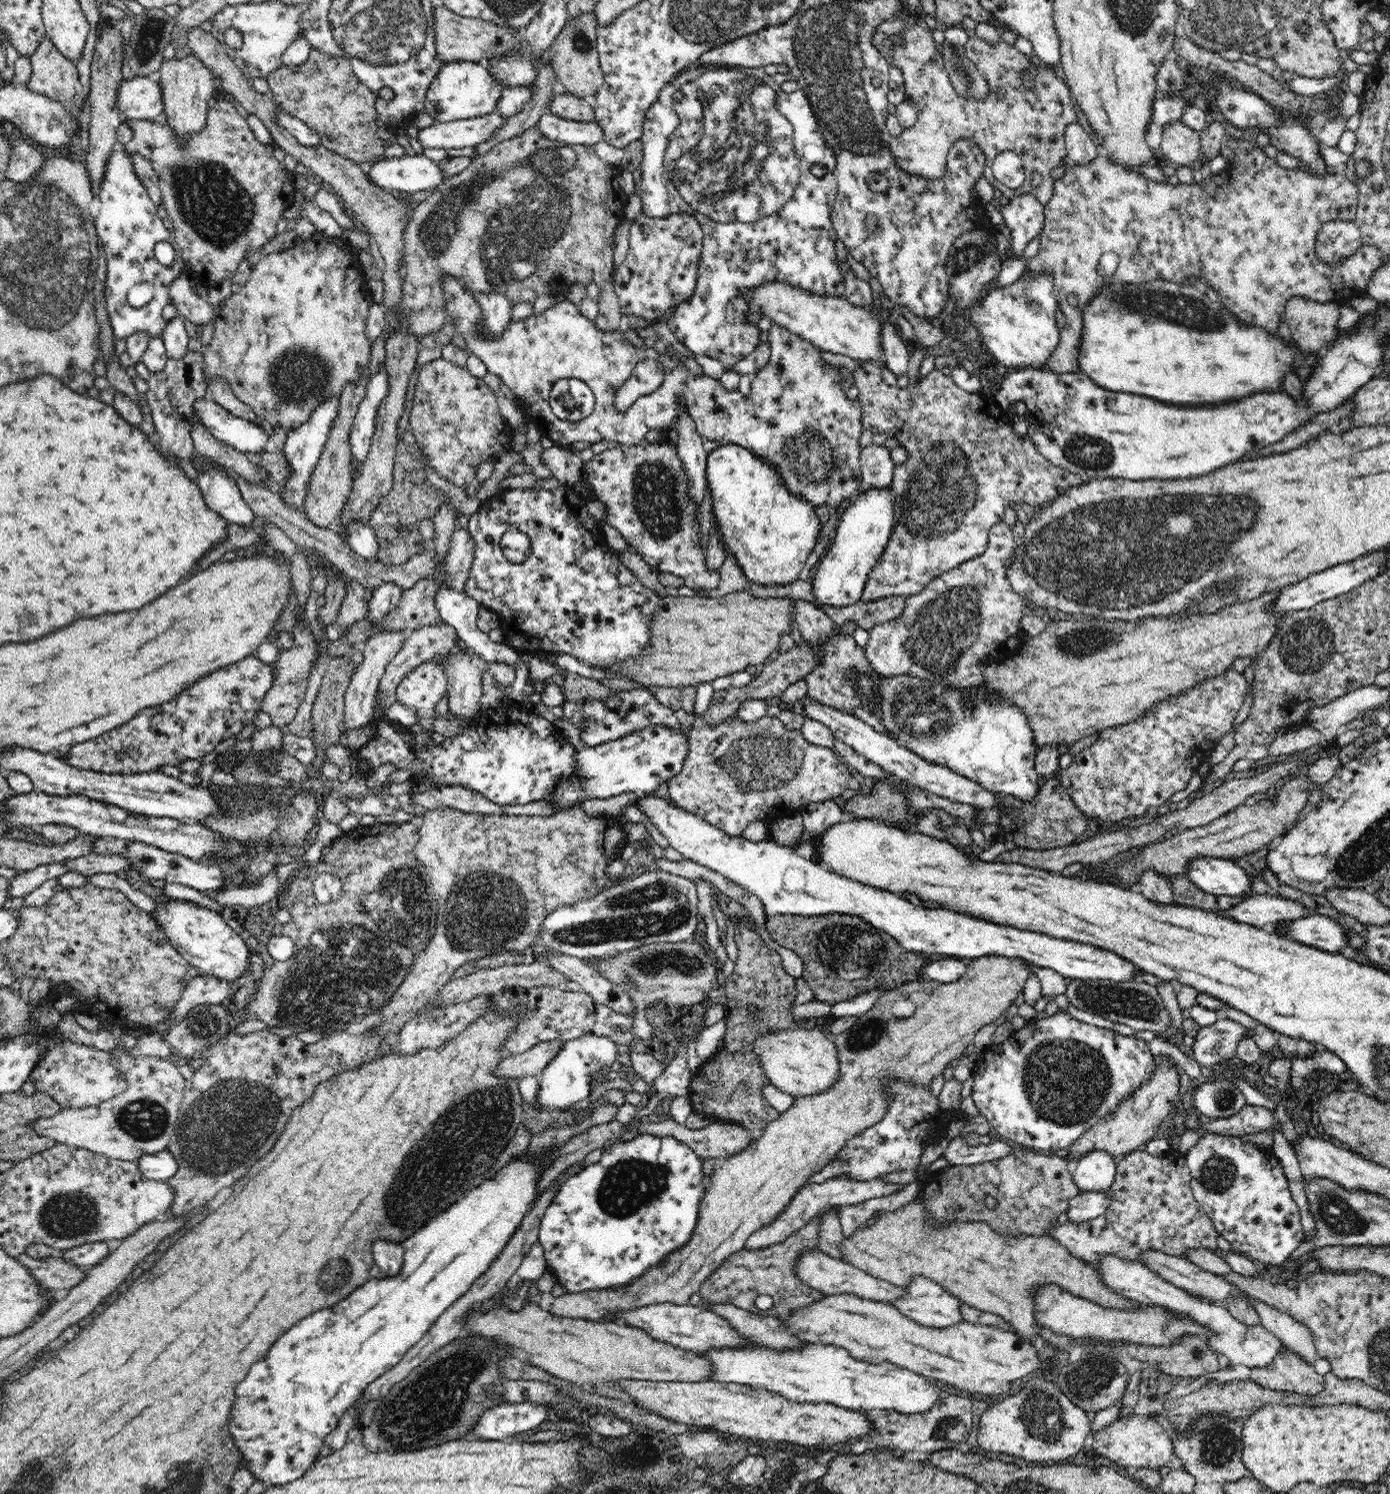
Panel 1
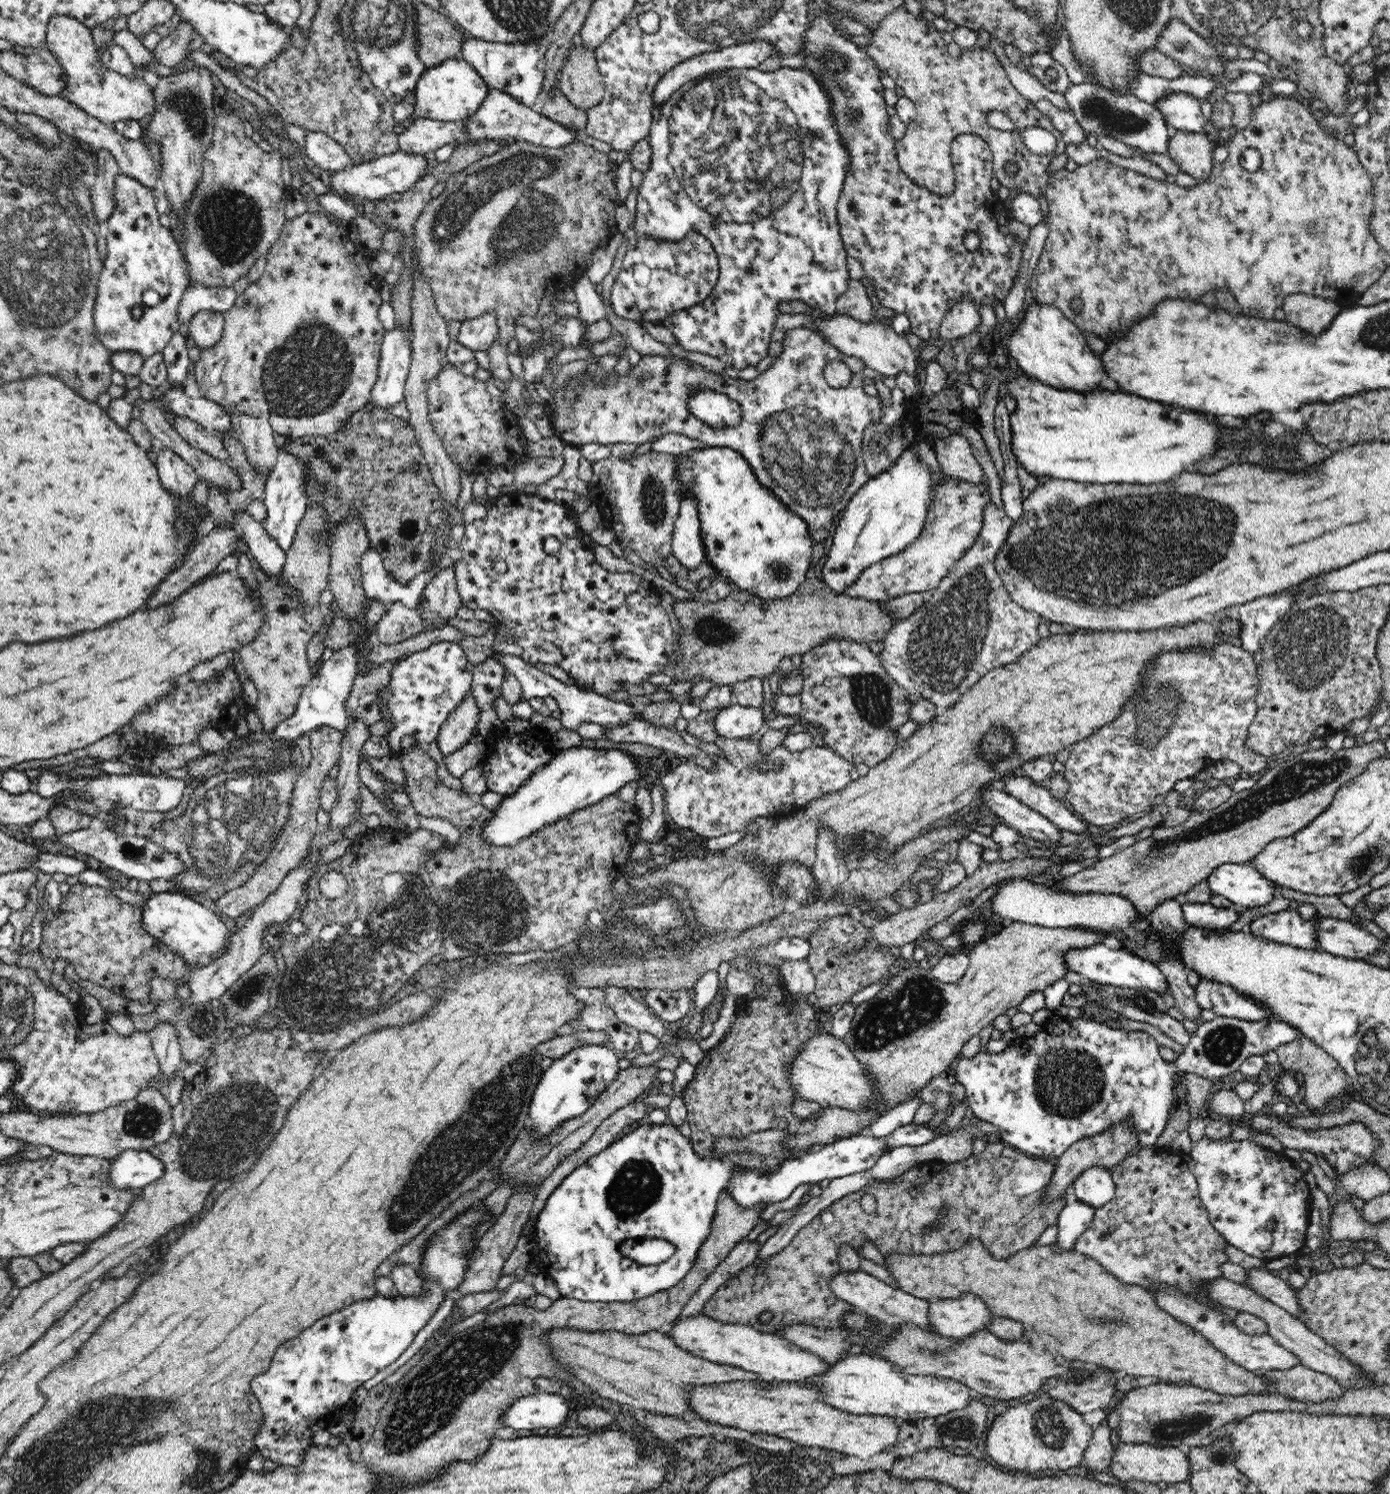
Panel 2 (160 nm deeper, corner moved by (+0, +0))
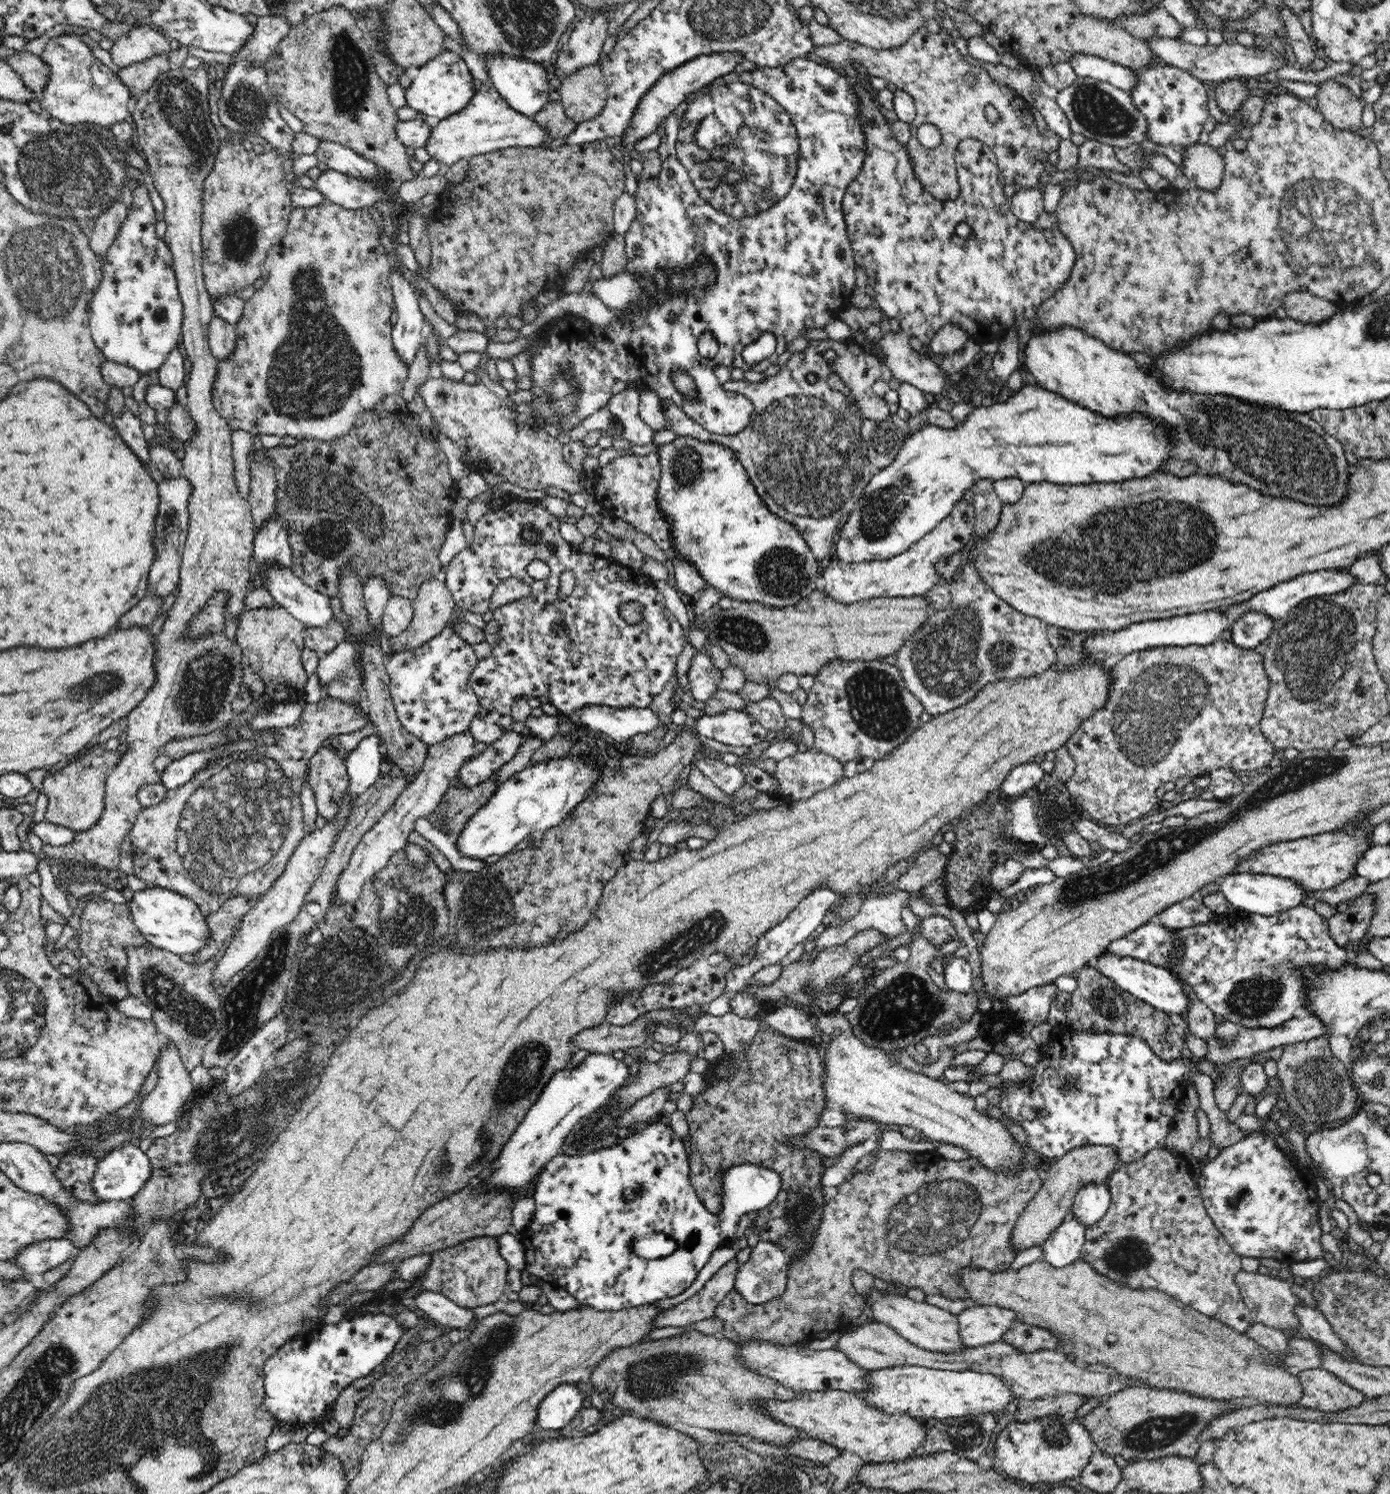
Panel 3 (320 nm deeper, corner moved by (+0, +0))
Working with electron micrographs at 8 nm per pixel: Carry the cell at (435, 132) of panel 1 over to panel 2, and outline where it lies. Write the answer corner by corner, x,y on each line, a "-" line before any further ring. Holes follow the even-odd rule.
418,117
401,134
398,134
399,150
414,155
424,155
446,146
466,140
465,124
461,121
442,122

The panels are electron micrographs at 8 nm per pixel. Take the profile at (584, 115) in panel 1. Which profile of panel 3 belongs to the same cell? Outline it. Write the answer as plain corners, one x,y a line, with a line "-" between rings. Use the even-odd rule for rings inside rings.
552,99
540,112
537,112
532,119
541,128
544,128
550,140
565,138
574,132
577,123
568,118
560,100

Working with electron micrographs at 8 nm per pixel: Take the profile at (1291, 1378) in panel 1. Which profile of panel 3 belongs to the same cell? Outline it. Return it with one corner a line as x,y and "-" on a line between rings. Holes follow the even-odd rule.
1324,1368
1303,1370
1297,1374
1303,1388
1300,1407
1336,1413
1359,1407
1368,1398

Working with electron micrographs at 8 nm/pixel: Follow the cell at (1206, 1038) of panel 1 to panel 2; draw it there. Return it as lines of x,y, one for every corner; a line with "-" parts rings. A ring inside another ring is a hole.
1217,1016
1214,1017
1214,1020
1204,1021
1194,1033
1191,1033
1190,1042
1185,1046
1182,1054
1178,1055
1178,1058
1176,1058
1174,1062
1166,1062
1160,1053
1160,1046
1156,1043
1154,1037
1145,1031
1113,1029
1104,1023
1099,1023
1096,1020
1090,1020
1090,1018
1067,1020
1055,1018
1053,1021
1040,1026
1040,1030
1035,1036
1028,1038
1019,1036
1016,1037
1012,1044
1003,1053
990,1054
986,1052
979,1052
972,1058
960,1056
953,1063
950,1071
954,1074
954,1077
956,1077
957,1082
964,1085
964,1089
966,1089
965,1095
968,1097
969,1106
974,1111
975,1116
985,1120
986,1122
990,1122
990,1124
994,1124
994,1126
998,1126
1001,1132
1000,1138
1005,1144
1009,1144
1014,1149
1017,1149
1022,1153
1027,1153
1031,1156
1036,1156
1046,1160
1049,1157
1058,1158
1075,1142
1106,1132
1109,1128
1112,1128
1118,1123
1128,1125
1128,1127
1136,1133
1136,1137
1138,1137
1138,1142
1136,1142
1137,1149
1150,1149
1156,1146
1158,1137
1162,1134
1162,1131
1168,1124
1171,1115
1171,1108
1174,1106
1173,1096
1175,1094
1175,1085
1177,1082
1182,1082
1183,1078
1188,1073
1196,1074
1196,1076
1200,1076
1202,1078
1217,1080
1220,1077
1232,1074
1232,1072
1239,1070
1239,1066
1249,1056
1258,1055
1262,1057
1267,1052
1275,1051
1280,1045
1288,1044
1289,1042
1299,1039
1302,1036
1303,1034
1297,1028
1290,1026
1290,1024
1284,1022
1283,1020
1278,1020
1277,1018
1272,1020
1266,1019
1261,1021
1247,1021
1237,1018

